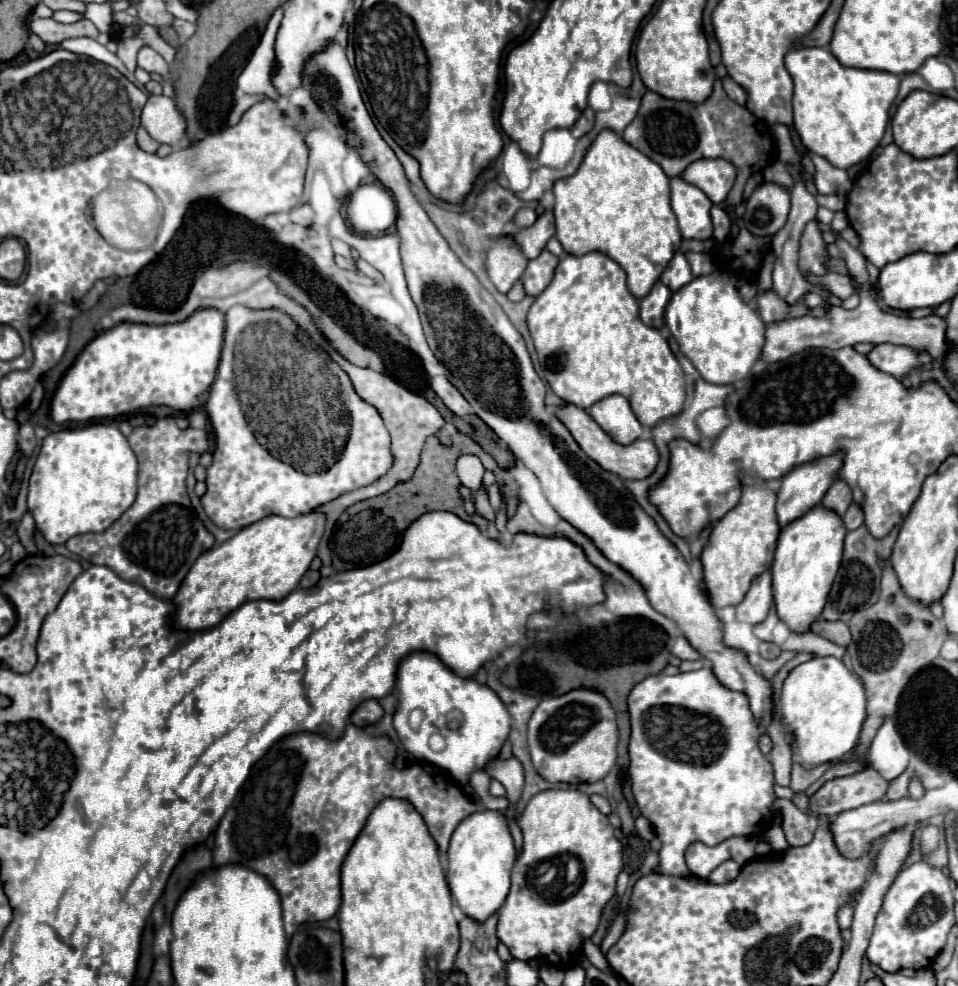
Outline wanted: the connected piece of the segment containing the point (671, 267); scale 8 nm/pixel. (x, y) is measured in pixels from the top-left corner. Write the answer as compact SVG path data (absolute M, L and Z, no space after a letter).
M677 253L677 255L669 261L667 269L665 269L663 275L661 275L661 281L663 281L671 291L681 289L681 287L687 285L691 279L693 279L691 267L689 267L689 263L687 263L687 259L685 259L683 253Z

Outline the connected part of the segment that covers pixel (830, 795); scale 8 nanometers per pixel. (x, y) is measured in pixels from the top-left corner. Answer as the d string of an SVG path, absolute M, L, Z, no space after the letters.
M865 767L861 773L827 781L809 799L809 815L813 819L835 817L841 811L883 799L885 791L887 791L887 781L873 767Z

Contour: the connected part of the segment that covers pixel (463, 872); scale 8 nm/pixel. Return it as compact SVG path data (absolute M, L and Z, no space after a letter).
M485 809L463 819L451 837L447 855L447 883L451 895L455 897L455 903L467 917L471 917L477 923L483 923L485 919L495 915L505 903L511 885L511 867L517 859L517 851L513 847L505 815L499 811Z

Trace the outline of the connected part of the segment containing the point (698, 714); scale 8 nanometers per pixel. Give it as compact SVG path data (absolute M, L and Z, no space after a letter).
M699 669L679 675L651 675L637 683L629 693L629 779L637 807L645 819L649 819L661 839L659 873L669 877L687 877L685 851L691 843L701 841L705 845L717 845L731 837L751 837L769 831L773 823L771 803L773 793L773 769L767 757L759 751L757 739L765 733L765 723L755 725L749 701L743 693L725 689L711 673L711 669Z

